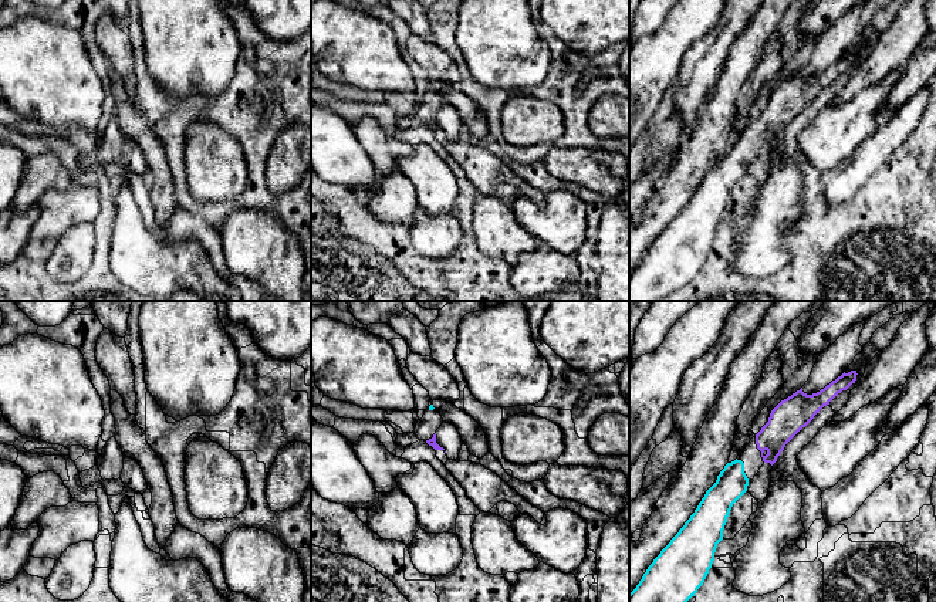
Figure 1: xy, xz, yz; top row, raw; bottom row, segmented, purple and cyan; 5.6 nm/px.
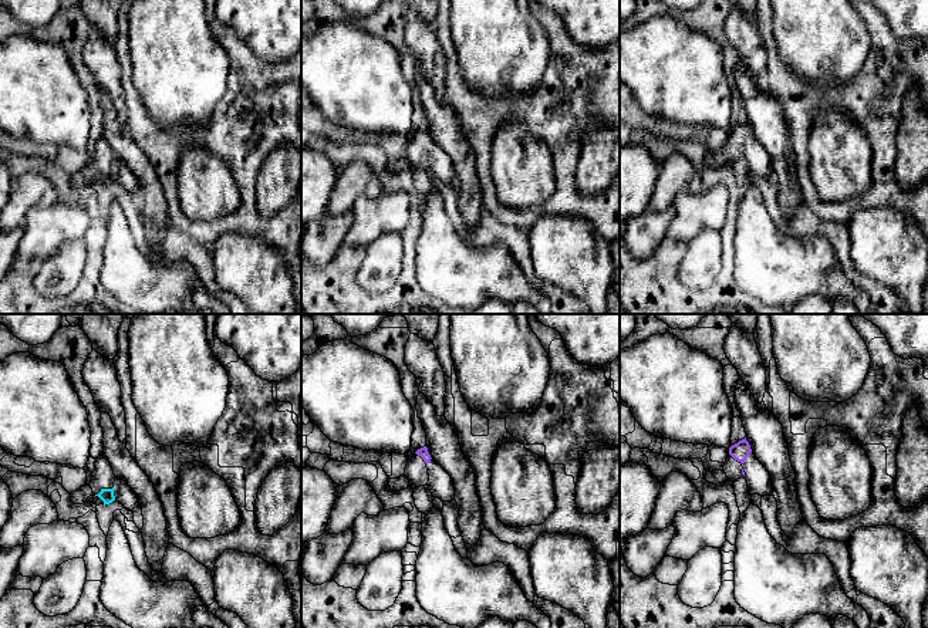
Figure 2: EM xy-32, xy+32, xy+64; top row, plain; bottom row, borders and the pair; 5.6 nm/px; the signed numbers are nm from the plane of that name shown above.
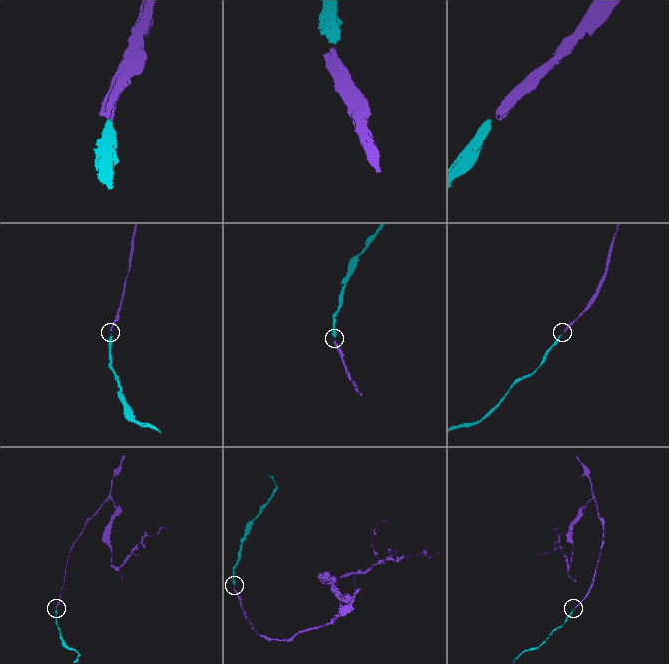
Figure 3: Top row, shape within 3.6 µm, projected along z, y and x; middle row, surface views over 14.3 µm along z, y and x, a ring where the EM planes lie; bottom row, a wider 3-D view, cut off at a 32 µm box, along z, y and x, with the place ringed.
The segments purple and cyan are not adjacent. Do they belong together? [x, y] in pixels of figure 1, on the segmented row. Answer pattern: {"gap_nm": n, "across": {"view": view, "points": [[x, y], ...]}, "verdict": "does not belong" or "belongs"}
{"gap_nm": 110, "across": {"view": "yz", "points": [[762, 456], [743, 463]]}, "verdict": "belongs"}

